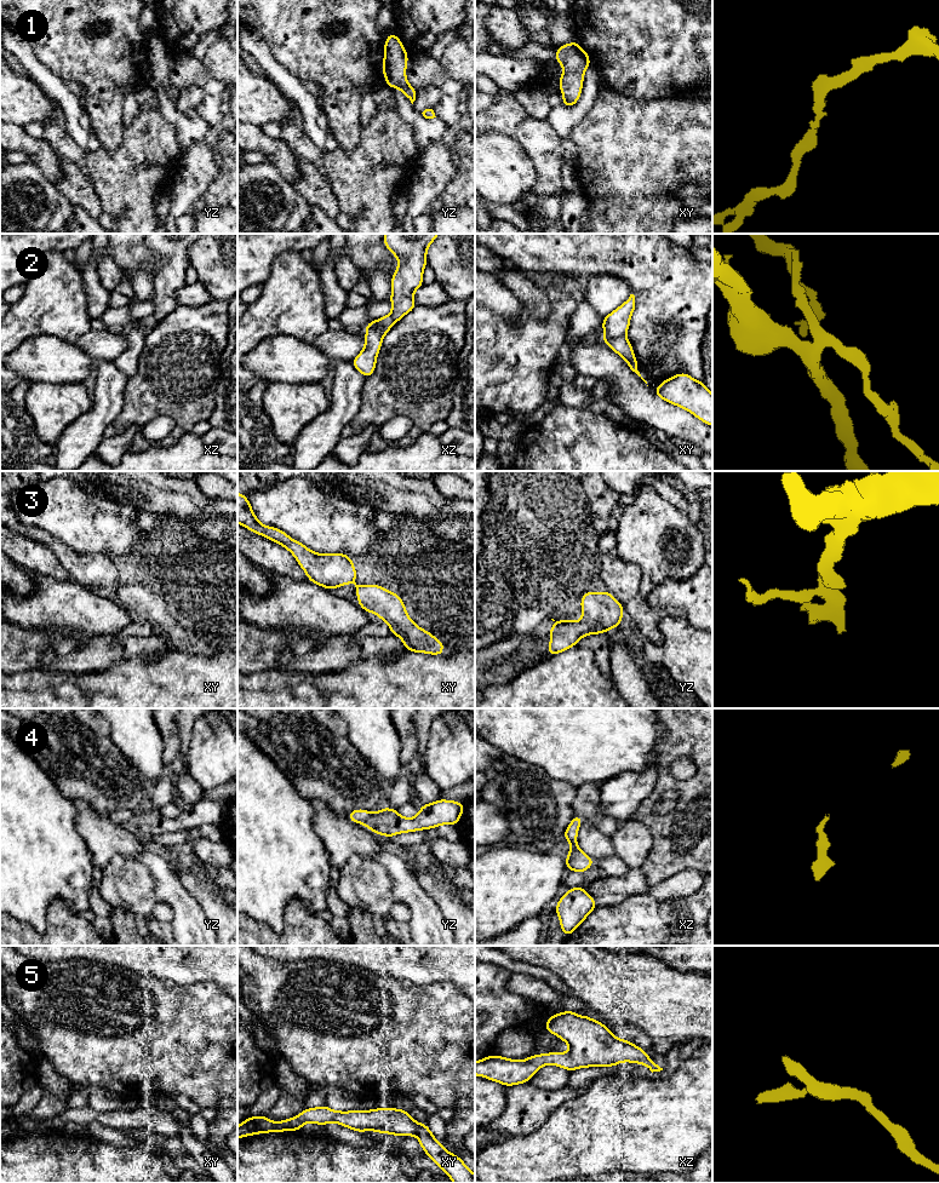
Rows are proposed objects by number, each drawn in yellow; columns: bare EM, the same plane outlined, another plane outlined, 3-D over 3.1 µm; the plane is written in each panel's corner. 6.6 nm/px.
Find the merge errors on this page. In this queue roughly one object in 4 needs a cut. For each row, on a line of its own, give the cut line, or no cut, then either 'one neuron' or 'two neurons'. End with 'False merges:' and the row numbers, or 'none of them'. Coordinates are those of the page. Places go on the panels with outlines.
1: no cut | one neuron
2: xy (624, 334), (612, 338), (606, 337) | two neurons
3: no cut | one neuron
4: no cut | one neuron
5: no cut | one neuron
False merges: 2

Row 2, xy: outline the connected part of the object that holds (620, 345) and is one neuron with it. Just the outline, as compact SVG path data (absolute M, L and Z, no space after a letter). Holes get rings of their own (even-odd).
M625 335L613 339L603 337L601 341L607 344L614 352L623 357L630 369L635 372L647 384L647 381L641 377L640 372L637 371L639 362L636 361L635 352Z

